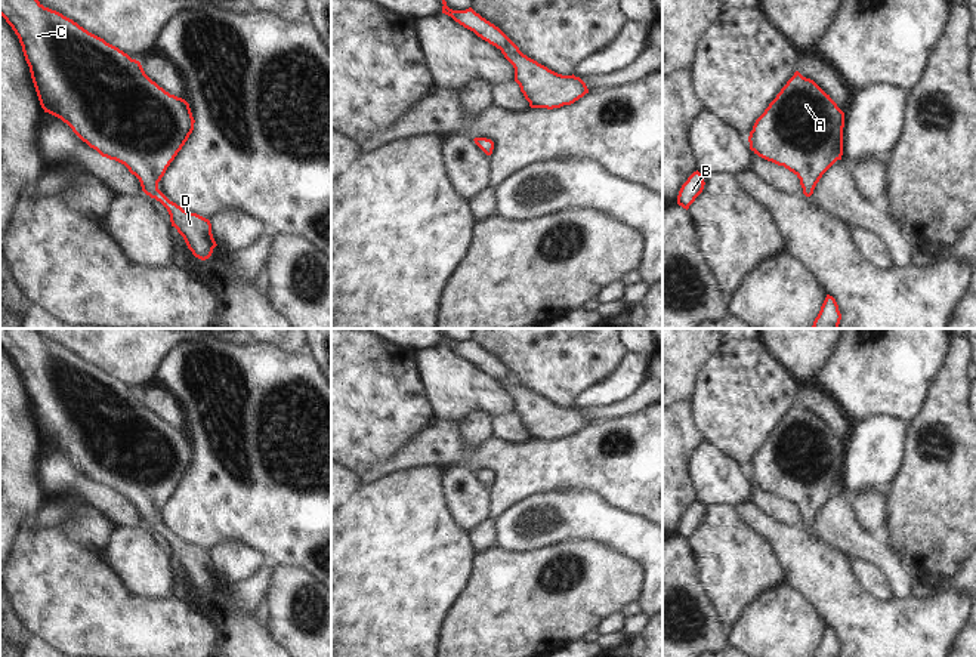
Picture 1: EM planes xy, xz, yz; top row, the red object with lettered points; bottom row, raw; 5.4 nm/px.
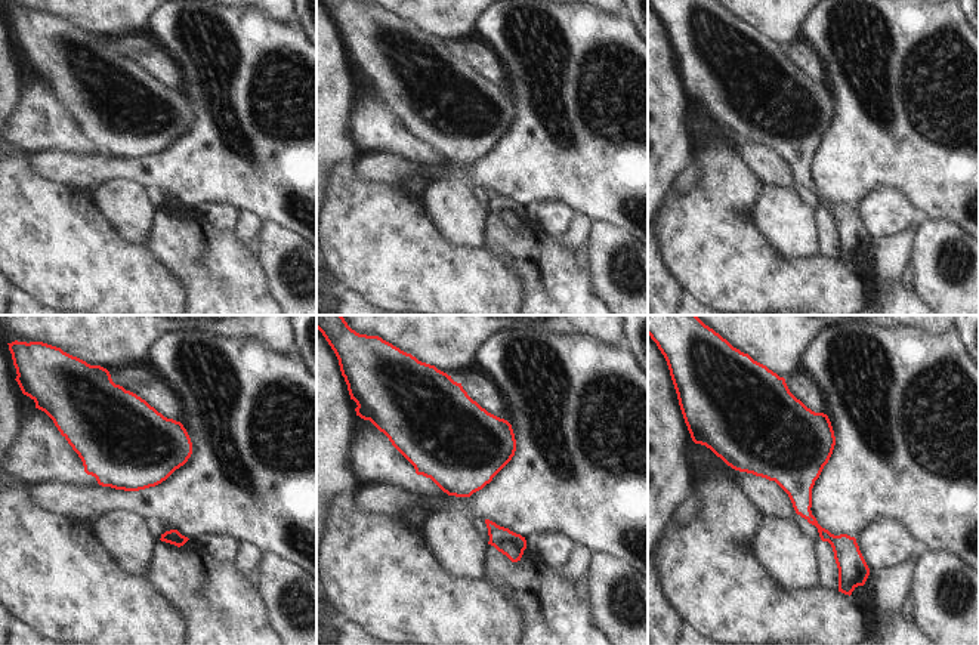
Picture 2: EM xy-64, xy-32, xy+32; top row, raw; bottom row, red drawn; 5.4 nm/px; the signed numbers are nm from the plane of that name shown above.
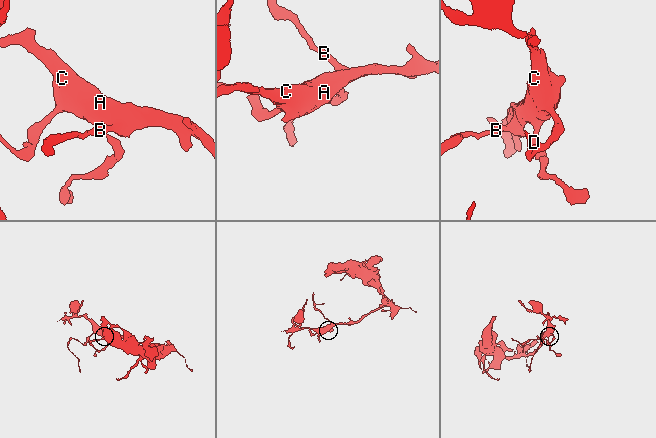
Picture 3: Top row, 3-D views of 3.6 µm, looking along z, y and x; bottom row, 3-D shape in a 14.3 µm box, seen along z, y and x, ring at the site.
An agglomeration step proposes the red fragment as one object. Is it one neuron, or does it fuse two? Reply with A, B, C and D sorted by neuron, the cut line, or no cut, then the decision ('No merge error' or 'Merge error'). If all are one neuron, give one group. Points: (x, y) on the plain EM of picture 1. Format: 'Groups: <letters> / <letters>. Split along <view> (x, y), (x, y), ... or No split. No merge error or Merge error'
Groups: A B C D. No split. No merge error.

